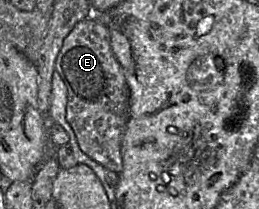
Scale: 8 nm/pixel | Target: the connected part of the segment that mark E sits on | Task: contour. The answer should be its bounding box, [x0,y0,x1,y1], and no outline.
[55,19,130,175]

